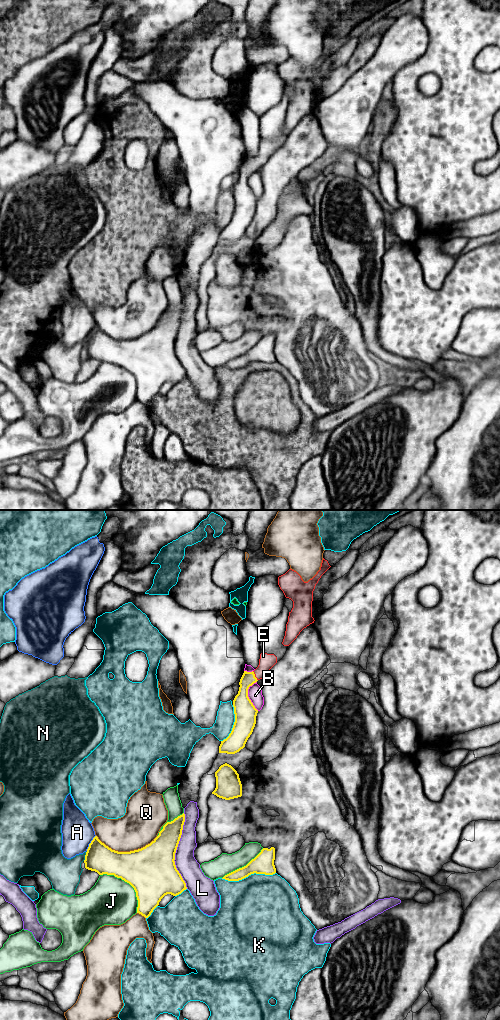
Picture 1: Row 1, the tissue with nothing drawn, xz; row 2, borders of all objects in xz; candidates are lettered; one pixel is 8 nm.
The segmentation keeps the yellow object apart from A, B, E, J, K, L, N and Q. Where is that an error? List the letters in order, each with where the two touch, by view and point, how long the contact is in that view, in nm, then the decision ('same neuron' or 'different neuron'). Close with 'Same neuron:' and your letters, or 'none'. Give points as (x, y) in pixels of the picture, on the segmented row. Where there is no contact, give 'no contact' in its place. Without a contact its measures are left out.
A: contact xz (90, 843); length 150 nm; different neuron
B: contact xz (247, 695); length 240 nm; different neuron
E: contact xz (254, 676); length 90 nm; same neuron
J: contact xz (129, 883); length 440 nm; different neuron
K: contact xz (248, 875); length 440 nm; different neuron
L: contact xz (175, 851); length 600 nm; different neuron
N: contact xz (85, 856); length 90 nm; different neuron
Q: contact xz (126, 852); length 500 nm; different neuron
Same neuron: E

